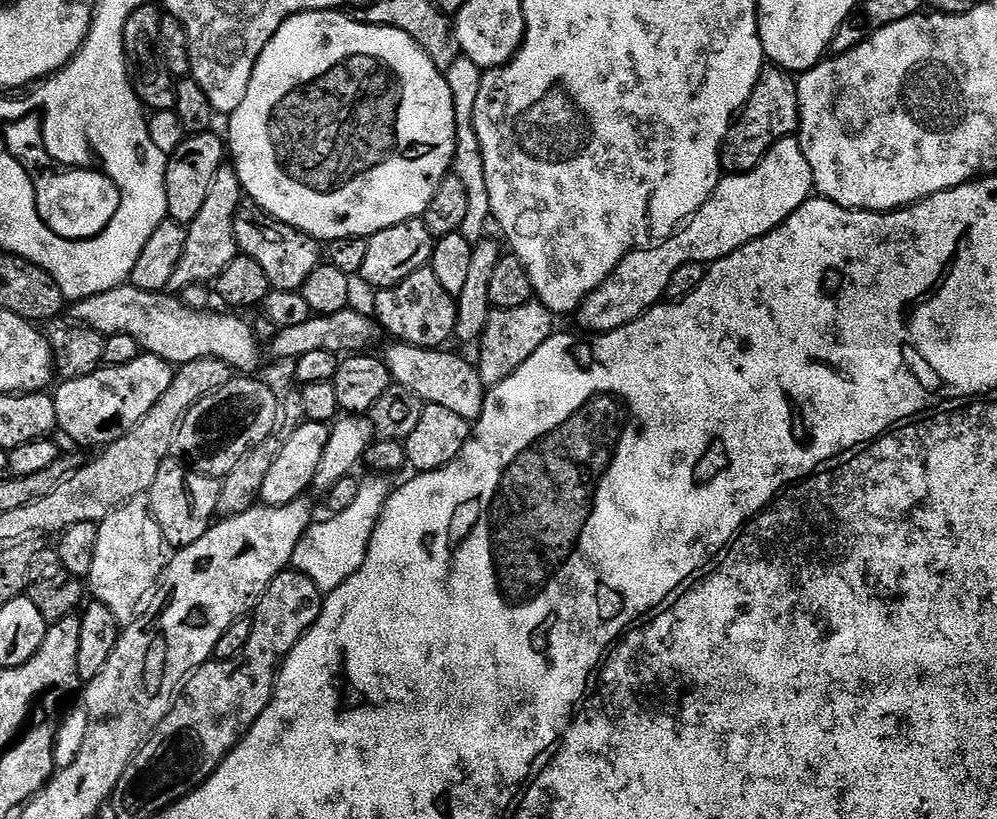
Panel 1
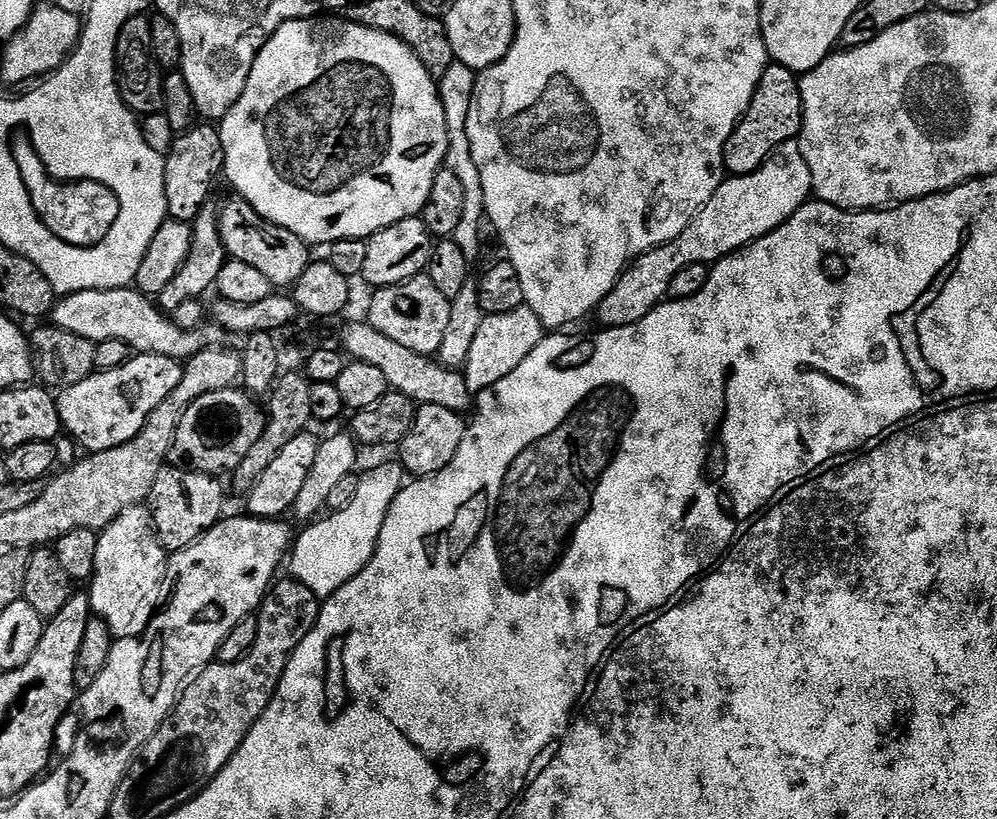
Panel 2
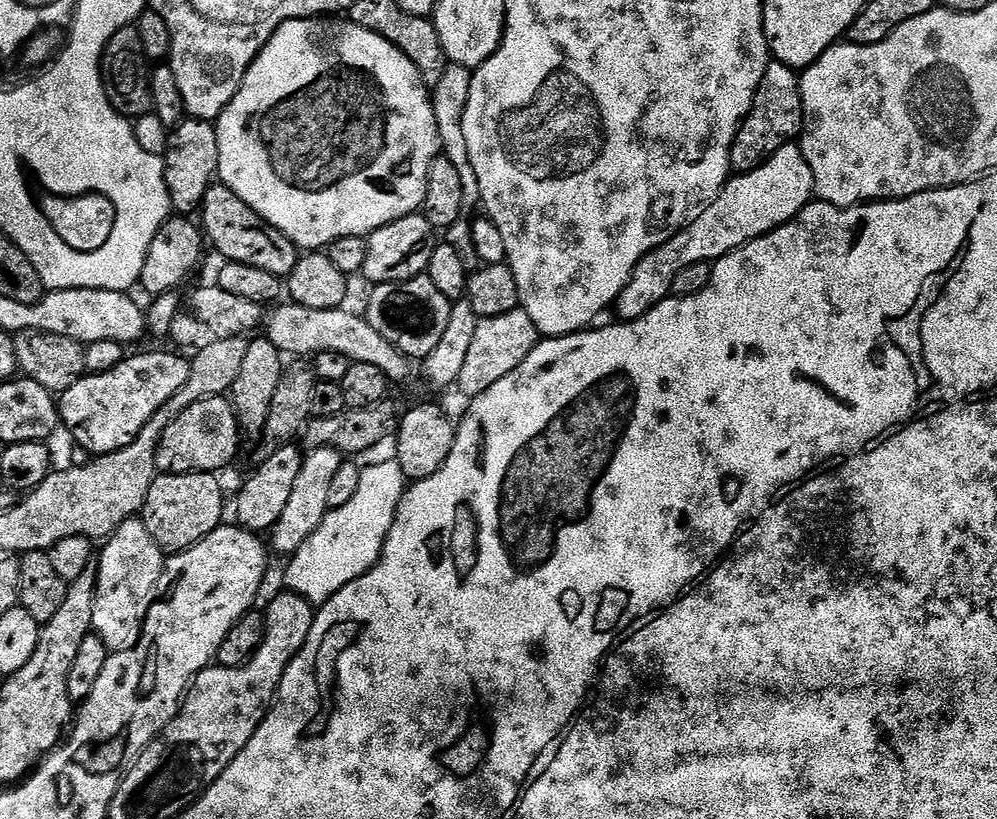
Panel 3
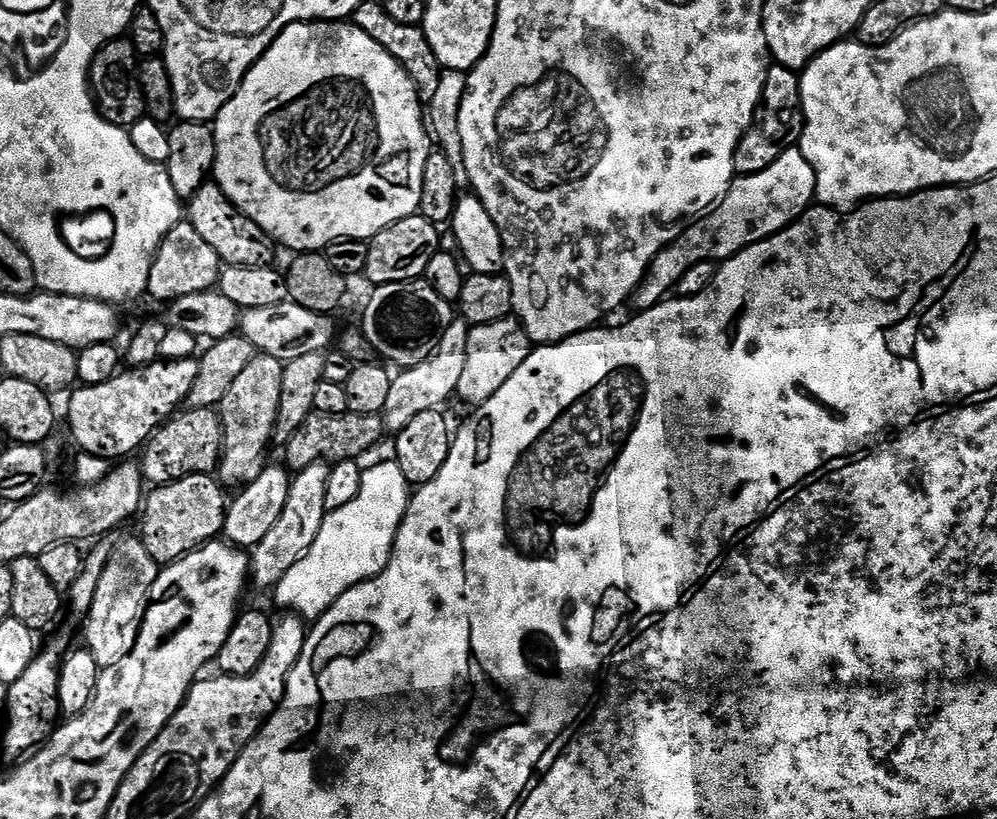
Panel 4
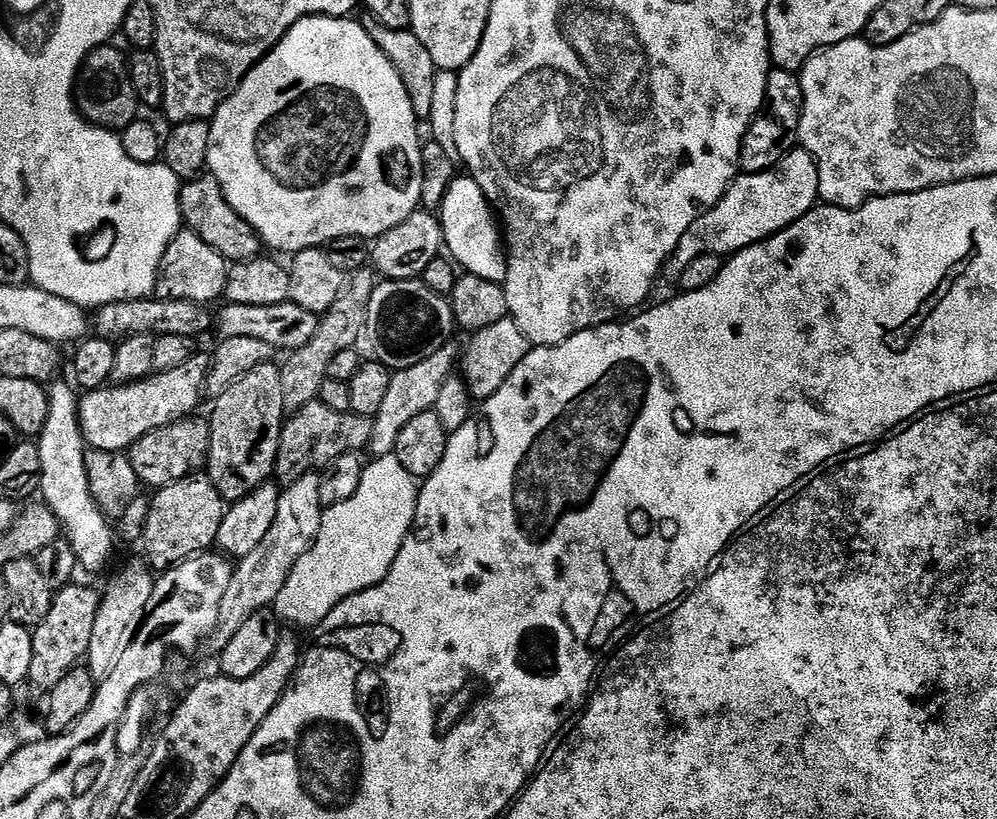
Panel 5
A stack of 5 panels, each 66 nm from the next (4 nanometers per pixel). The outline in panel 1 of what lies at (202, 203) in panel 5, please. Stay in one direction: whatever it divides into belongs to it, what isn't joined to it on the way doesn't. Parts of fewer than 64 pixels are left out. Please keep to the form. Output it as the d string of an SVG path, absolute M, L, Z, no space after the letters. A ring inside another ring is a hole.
M241 206L234 218L234 238L237 249L243 255L254 258L262 266L269 285L283 292L298 292L300 287L314 274L322 262L321 241L300 232L281 220L275 220L267 212L255 206Z

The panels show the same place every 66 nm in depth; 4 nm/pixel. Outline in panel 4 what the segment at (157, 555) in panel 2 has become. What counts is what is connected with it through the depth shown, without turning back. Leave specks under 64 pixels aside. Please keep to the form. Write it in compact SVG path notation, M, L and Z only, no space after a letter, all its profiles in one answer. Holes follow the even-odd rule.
M139 538L124 540L113 547L110 562L106 562L106 570L102 570L102 578L94 594L94 606L83 621L83 643L94 654L97 668L103 670L118 666L118 662L122 662L122 658L126 658L126 654L134 650L150 597L153 595L151 592L156 588L156 580L161 571L161 565L156 563L150 550L146 550Z

